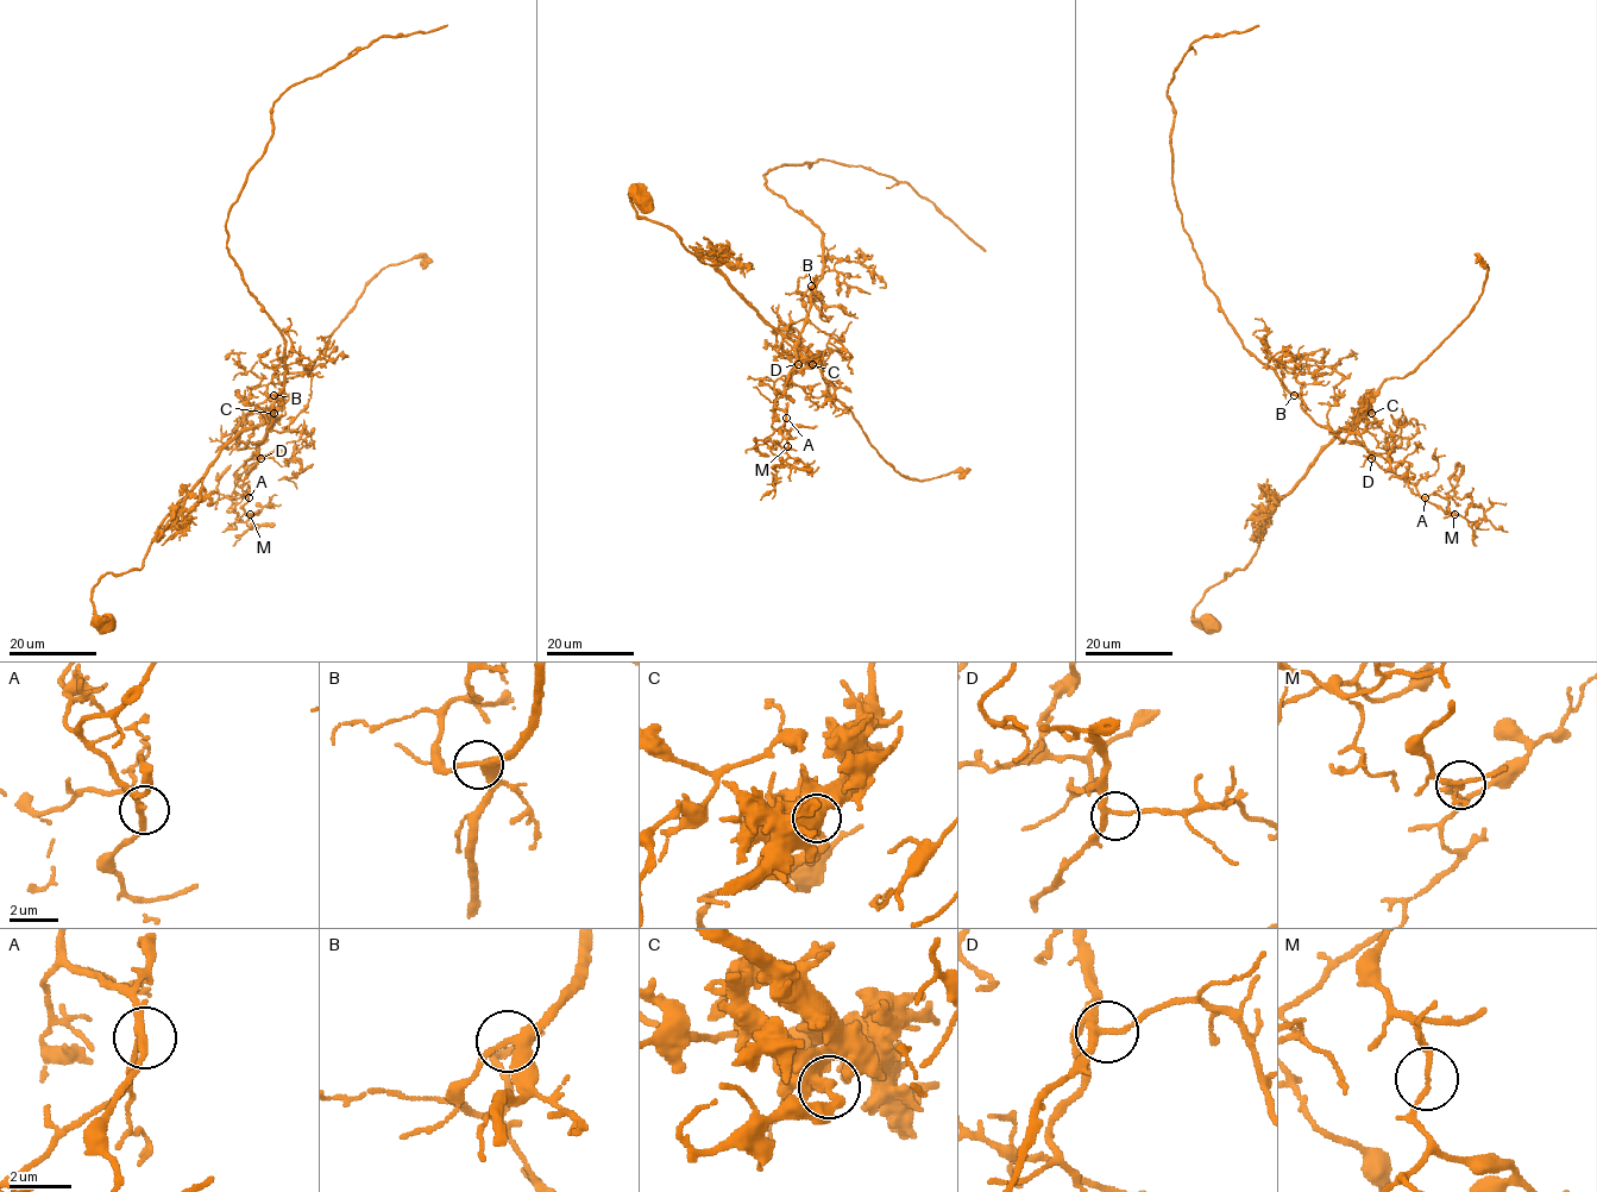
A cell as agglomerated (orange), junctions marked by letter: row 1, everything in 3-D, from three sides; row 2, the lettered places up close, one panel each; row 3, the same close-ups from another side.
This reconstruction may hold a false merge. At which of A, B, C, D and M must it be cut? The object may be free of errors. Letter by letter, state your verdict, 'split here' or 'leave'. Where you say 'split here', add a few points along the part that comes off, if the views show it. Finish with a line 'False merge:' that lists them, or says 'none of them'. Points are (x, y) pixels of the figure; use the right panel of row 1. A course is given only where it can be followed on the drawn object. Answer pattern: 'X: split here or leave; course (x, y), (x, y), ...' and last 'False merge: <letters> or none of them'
A: leave
B: leave
C: split here; course (1371, 413), (1393, 437), (1389, 453), (1321, 427), (1244, 347), (1183, 227), (1168, 87), (1194, 42), (1258, 25)
D: leave
M: leave
False merge: C

